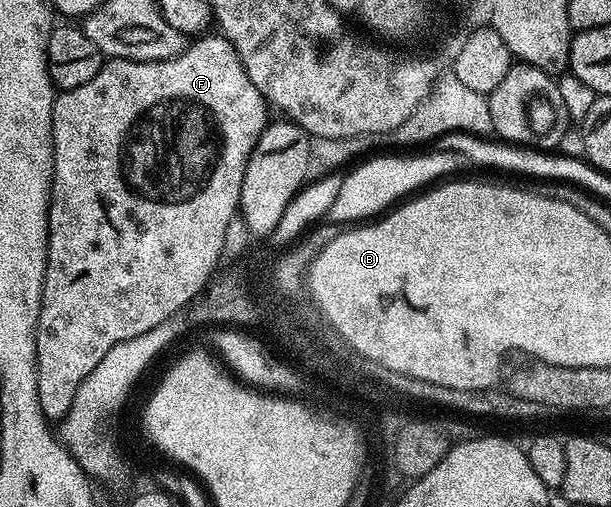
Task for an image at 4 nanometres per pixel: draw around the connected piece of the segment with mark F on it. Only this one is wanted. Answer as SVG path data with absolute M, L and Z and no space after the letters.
M222 34L204 35L188 43L182 52L168 60L108 59L77 90L59 92L53 102L51 141L55 159L55 176L51 180L51 206L47 209L47 269L43 275L43 297L39 303L39 321L35 327L35 373L37 398L48 421L62 421L69 410L81 382L121 342L145 334L159 324L166 324L174 312L179 312L199 291L206 289L216 275L215 267L223 256L227 227L239 212L239 187L256 142L269 123L269 105L253 86L237 50Z

